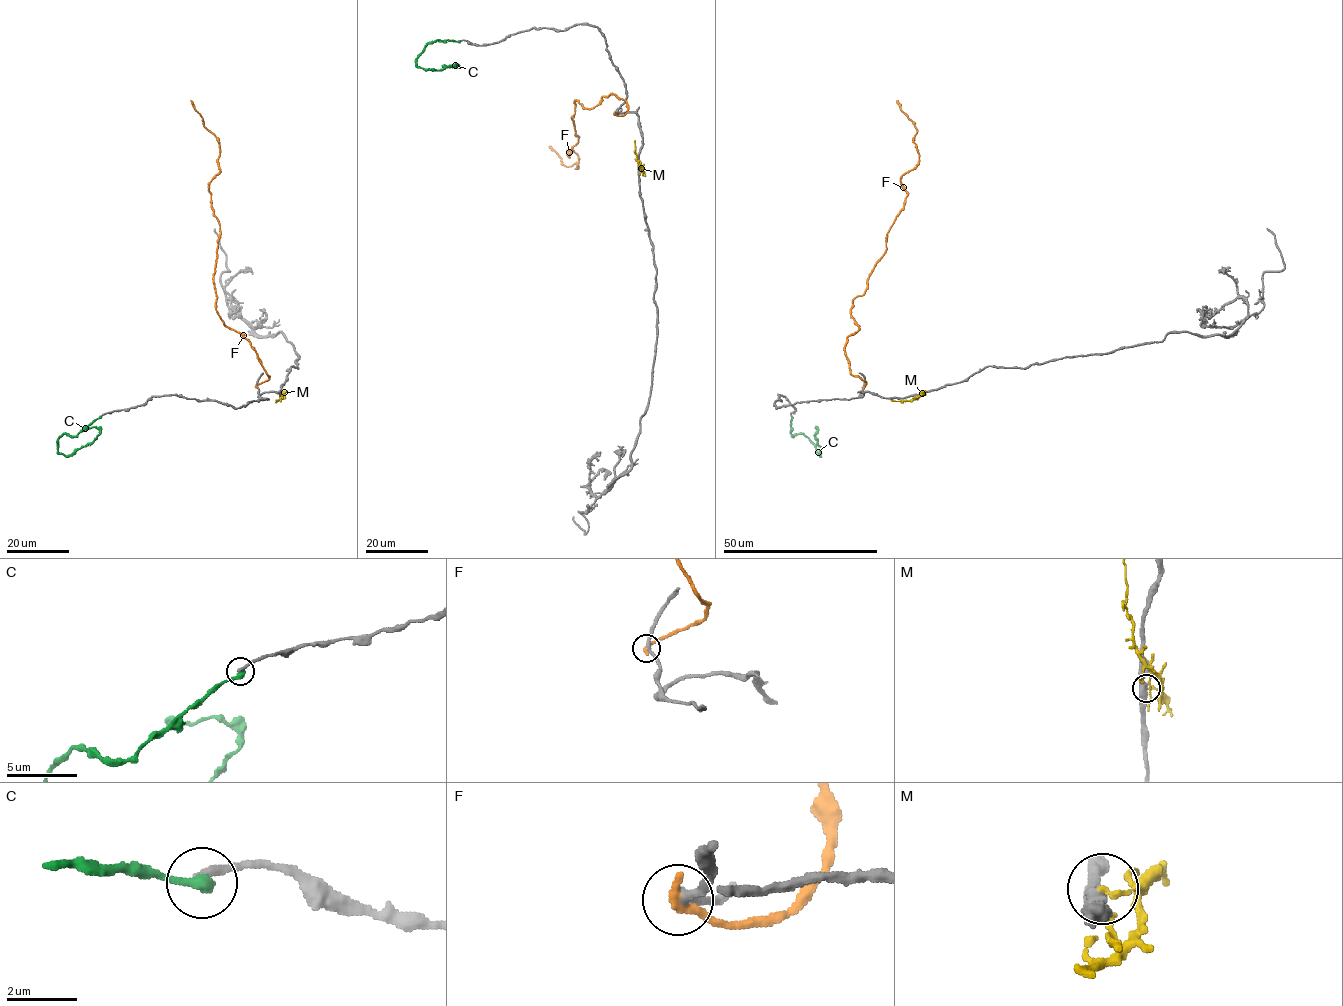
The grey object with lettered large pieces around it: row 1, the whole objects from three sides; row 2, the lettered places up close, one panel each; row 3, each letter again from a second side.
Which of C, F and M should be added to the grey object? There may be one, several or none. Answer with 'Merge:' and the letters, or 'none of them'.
Merge: none of them

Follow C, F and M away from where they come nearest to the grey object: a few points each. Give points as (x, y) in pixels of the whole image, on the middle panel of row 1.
C: (459, 41), (429, 42), (416, 58), (416, 65), (424, 69), (439, 70), (458, 65), (442, 67)
F: (614, 114), (627, 110), (614, 94), (593, 107), (574, 101), (567, 155), (578, 168), (549, 146)
M: (640, 169), (643, 169), (636, 159), (635, 140)

